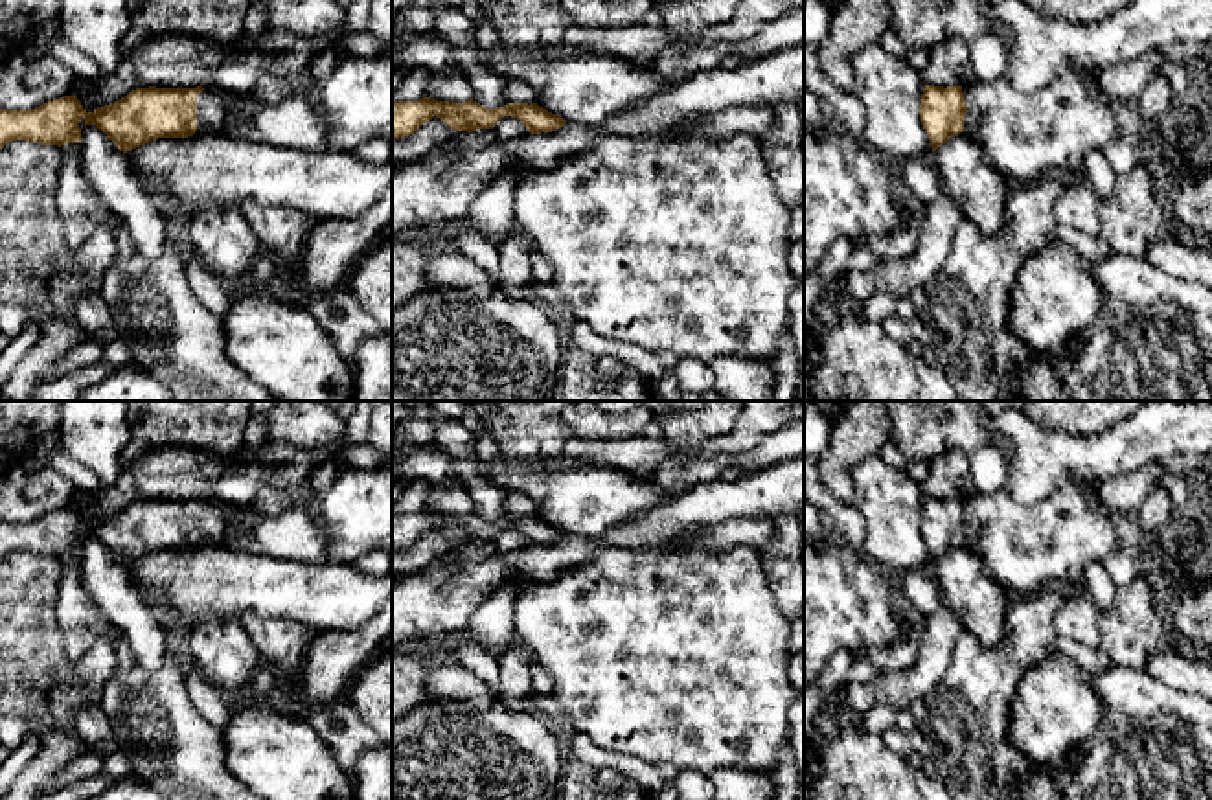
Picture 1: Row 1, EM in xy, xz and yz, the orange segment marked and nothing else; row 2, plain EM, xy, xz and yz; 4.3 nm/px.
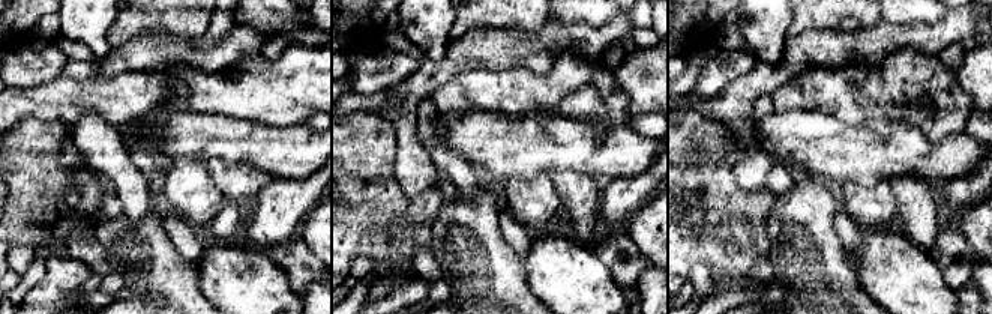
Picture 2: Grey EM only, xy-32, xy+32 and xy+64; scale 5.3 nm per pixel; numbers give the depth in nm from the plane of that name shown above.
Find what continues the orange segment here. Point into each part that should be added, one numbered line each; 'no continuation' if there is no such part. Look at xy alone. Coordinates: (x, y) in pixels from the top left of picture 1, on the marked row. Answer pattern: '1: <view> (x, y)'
1: xy (212, 107)

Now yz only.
1: yz (1025, 137)

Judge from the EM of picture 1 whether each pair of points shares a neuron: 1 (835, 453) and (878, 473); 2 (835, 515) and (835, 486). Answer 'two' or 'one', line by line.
1: two
2: two

